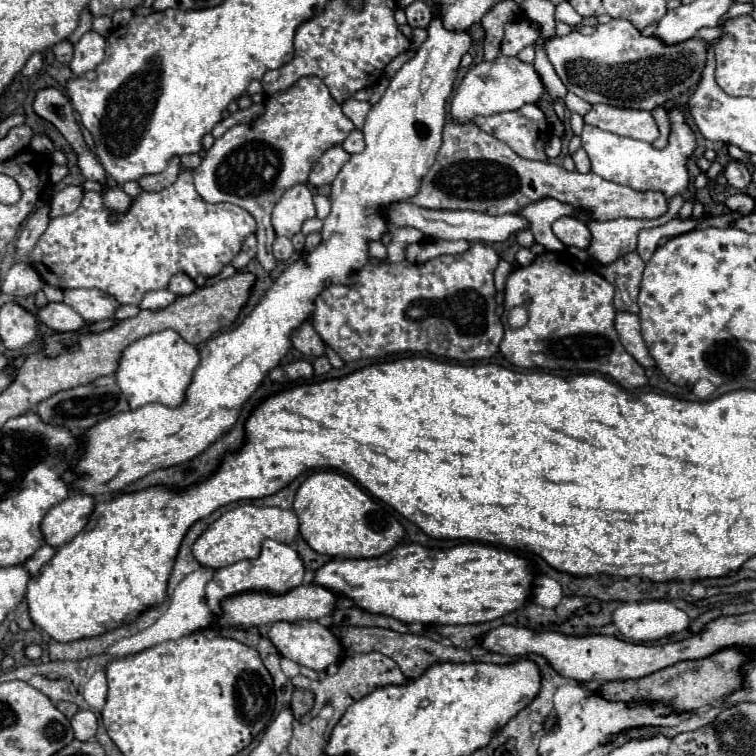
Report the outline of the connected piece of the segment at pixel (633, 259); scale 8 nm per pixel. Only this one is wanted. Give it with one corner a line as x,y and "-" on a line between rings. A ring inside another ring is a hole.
628,253
626,257
620,257
610,265
596,267
596,271
614,285
616,311
638,313
638,291
640,291
640,279
644,271
644,261
640,259
640,255

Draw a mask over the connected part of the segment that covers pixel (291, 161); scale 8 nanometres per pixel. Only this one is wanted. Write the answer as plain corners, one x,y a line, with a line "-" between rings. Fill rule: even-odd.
314,75
302,77
290,89
266,97
264,113
250,125
234,125
214,141
202,163
192,171
196,191
208,203
226,201
252,213
258,223
256,259
266,271
272,271
276,267
272,255
276,235
270,223
270,211
276,197
282,197
286,189
298,183
306,183
312,163
330,147
340,145
352,129
354,125
342,113
340,103
332,99
324,81

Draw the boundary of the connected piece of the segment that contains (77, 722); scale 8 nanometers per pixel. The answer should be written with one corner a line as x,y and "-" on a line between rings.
78,711
72,717
72,729
74,729
74,737
78,741
90,741
96,735
96,715
92,711

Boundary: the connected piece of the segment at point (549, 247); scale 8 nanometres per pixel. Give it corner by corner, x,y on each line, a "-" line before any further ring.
546,199
538,201
534,205
528,205
520,211
528,221
530,229
536,237
536,241
543,245
546,251
564,251
566,246
552,233
552,223
564,215
574,215
574,209
570,205
562,205
560,201

